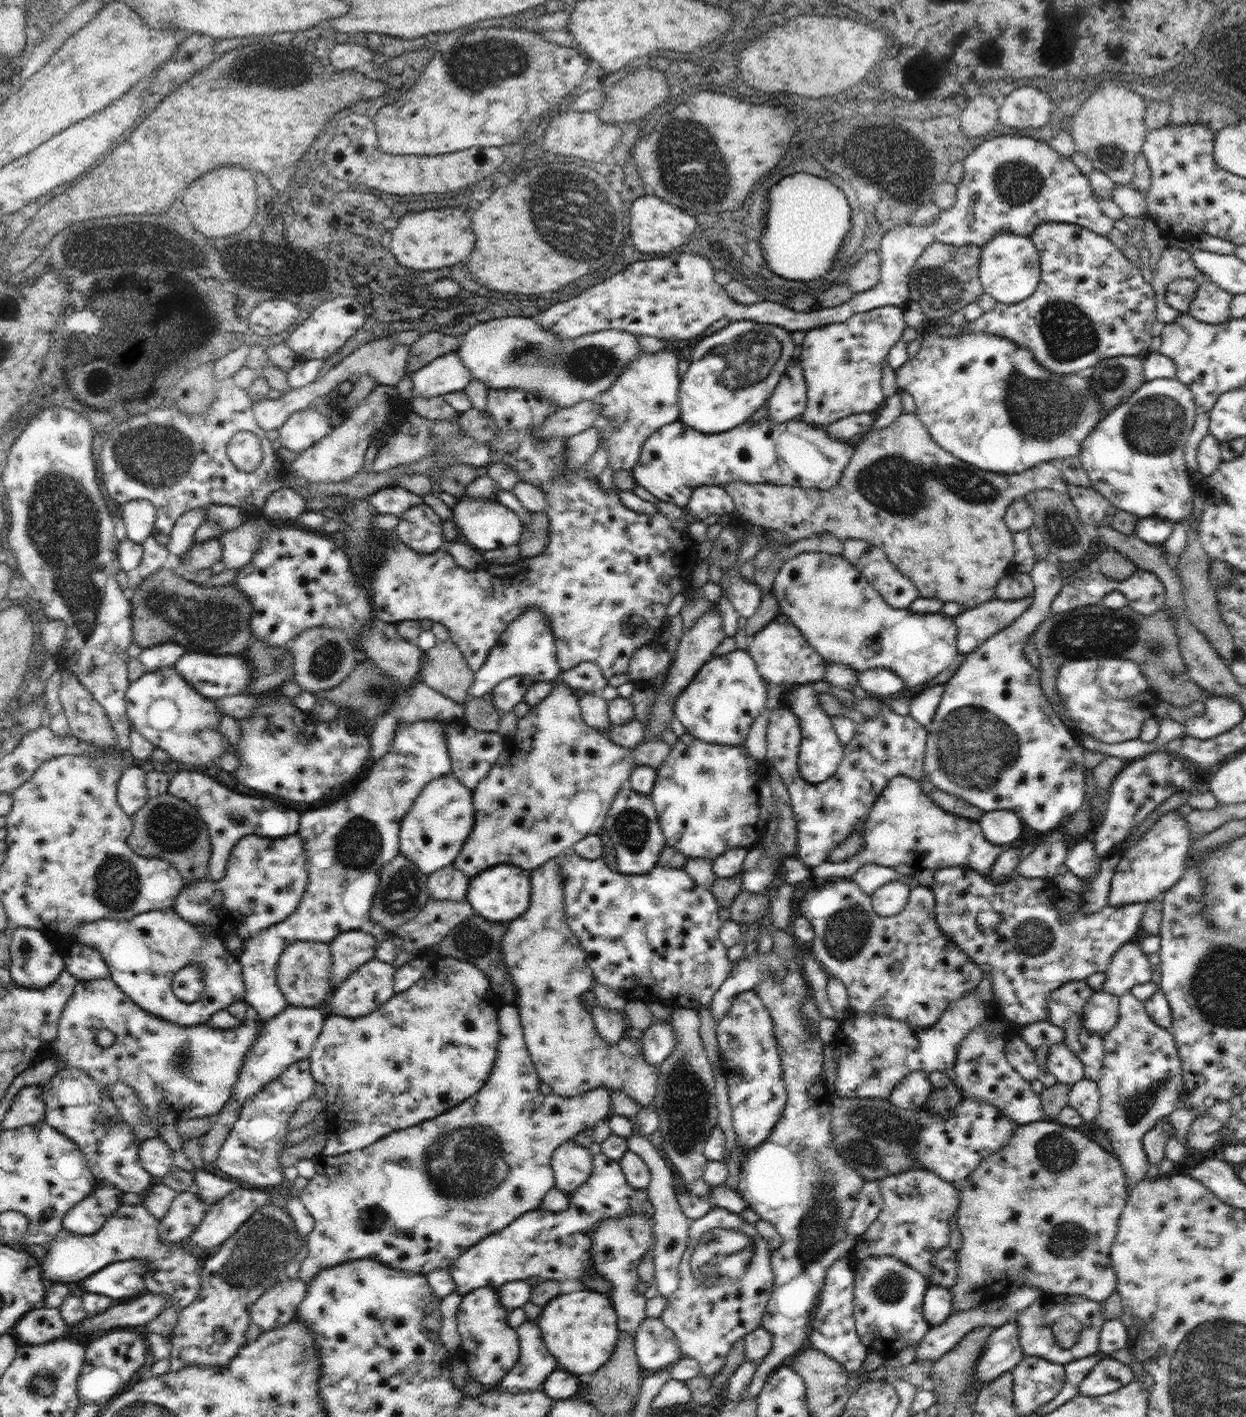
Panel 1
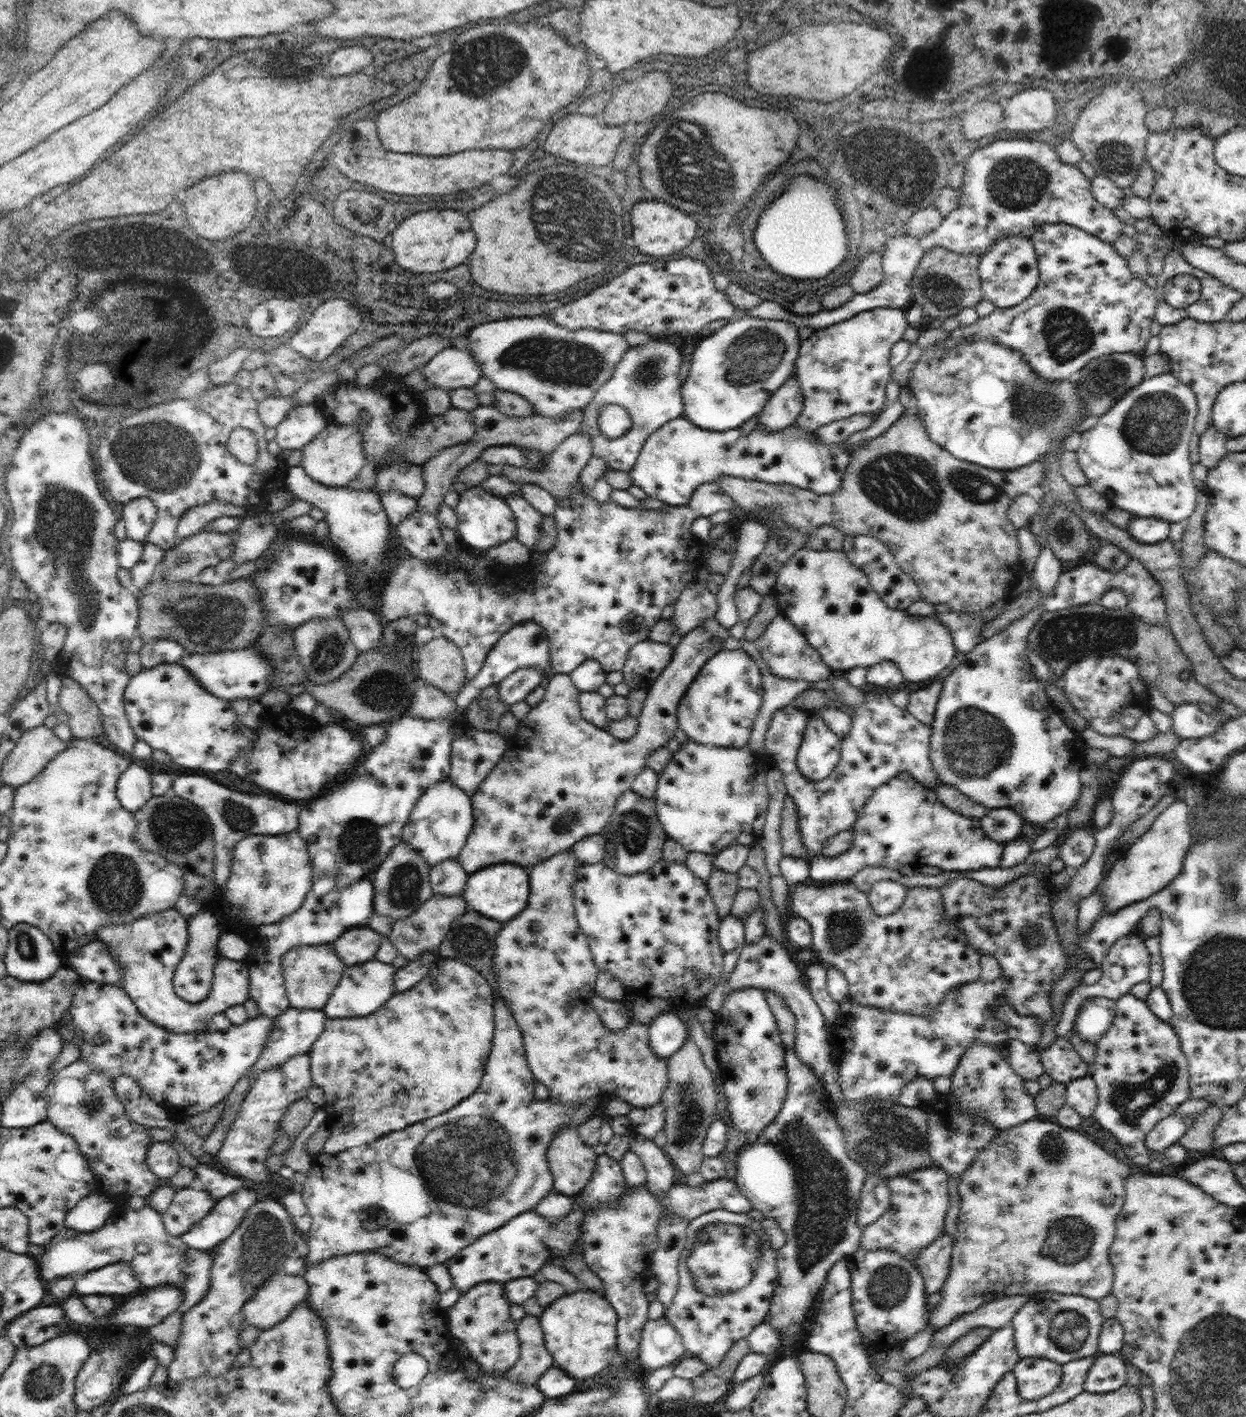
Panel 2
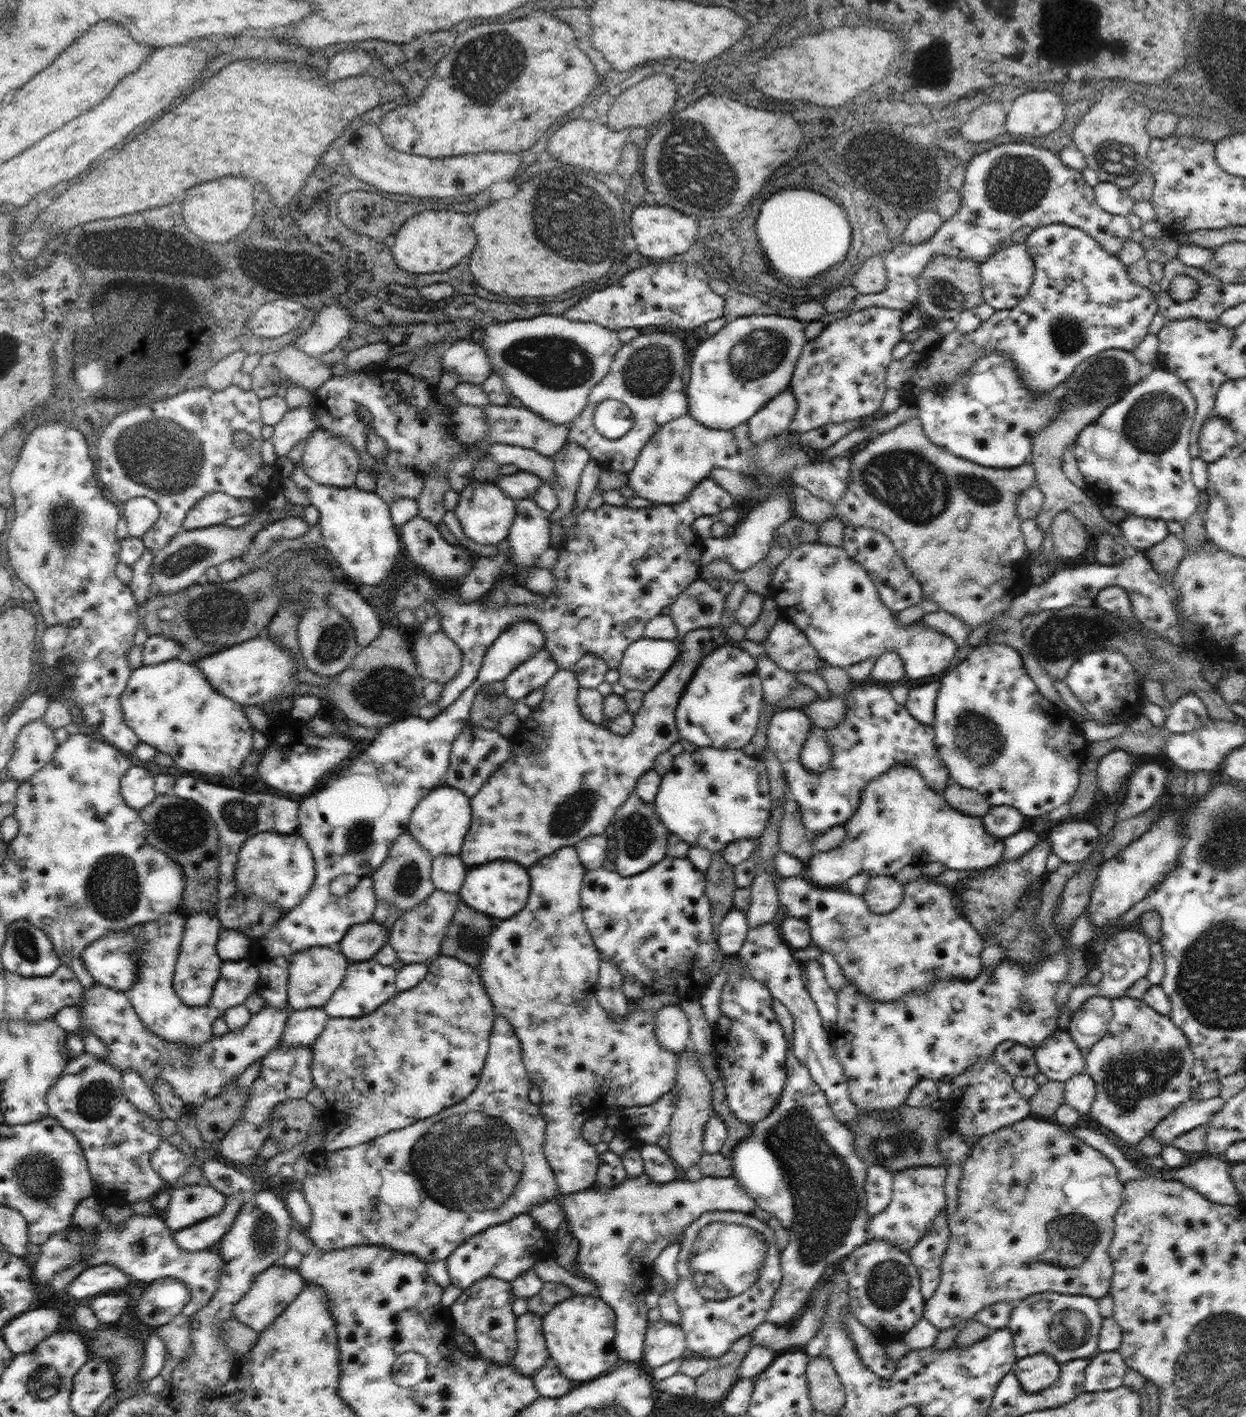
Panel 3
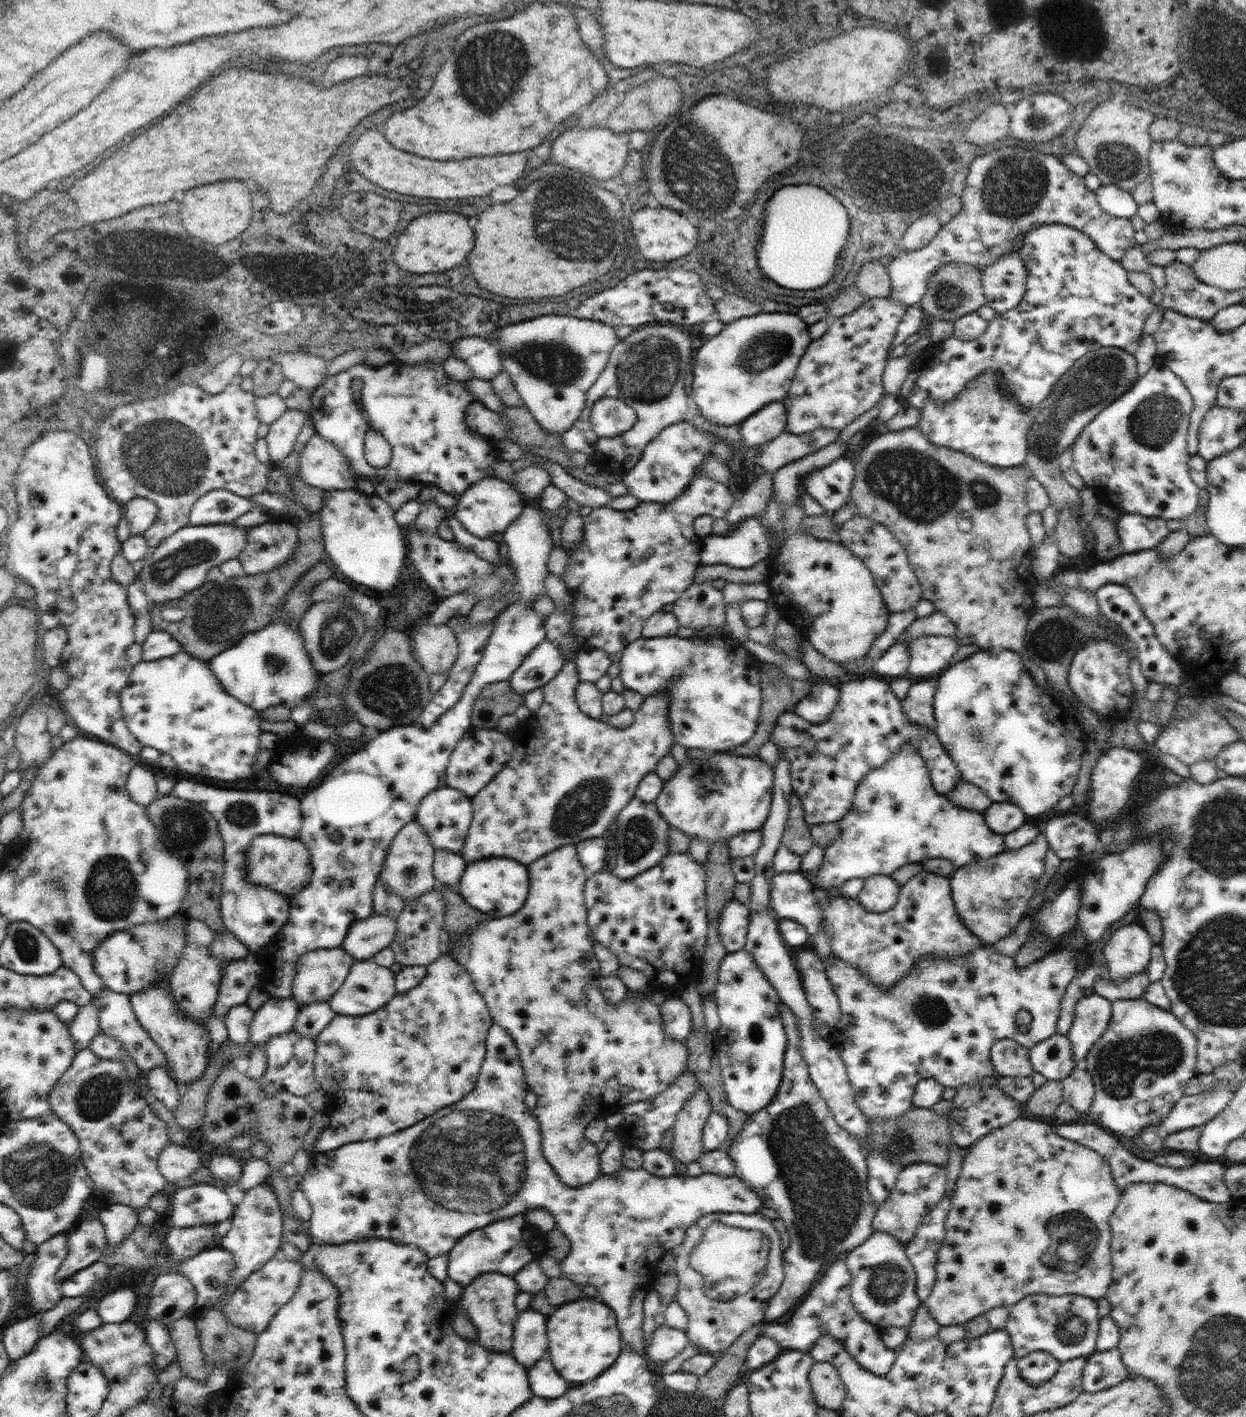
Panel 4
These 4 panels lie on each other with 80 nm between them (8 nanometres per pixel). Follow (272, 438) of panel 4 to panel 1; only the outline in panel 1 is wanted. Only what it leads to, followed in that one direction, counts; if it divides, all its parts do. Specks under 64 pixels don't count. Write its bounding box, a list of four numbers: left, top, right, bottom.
[279,406,332,453]

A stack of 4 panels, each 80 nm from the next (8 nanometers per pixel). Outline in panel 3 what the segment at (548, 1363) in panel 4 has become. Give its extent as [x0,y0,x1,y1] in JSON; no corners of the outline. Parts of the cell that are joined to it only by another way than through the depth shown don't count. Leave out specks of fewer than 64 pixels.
[532,1357,574,1397]

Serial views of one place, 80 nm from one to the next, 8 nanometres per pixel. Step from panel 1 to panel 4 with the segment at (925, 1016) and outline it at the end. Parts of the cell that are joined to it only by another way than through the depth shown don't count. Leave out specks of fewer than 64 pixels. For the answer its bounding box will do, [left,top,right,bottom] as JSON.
[770,870,984,990]

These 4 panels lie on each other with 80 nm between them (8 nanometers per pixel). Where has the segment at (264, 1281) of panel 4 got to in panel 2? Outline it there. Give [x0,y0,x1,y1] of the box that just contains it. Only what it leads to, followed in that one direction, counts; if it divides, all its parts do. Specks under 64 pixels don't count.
[245,1270,309,1330]

